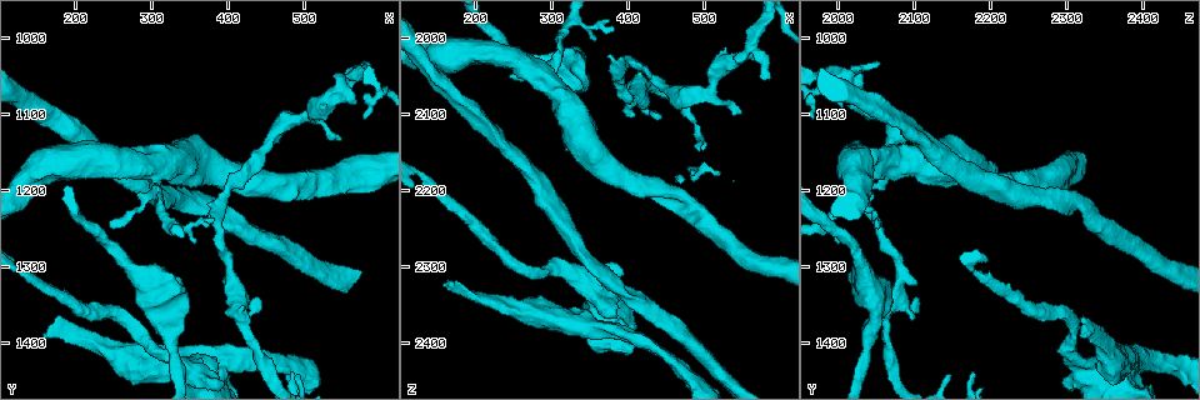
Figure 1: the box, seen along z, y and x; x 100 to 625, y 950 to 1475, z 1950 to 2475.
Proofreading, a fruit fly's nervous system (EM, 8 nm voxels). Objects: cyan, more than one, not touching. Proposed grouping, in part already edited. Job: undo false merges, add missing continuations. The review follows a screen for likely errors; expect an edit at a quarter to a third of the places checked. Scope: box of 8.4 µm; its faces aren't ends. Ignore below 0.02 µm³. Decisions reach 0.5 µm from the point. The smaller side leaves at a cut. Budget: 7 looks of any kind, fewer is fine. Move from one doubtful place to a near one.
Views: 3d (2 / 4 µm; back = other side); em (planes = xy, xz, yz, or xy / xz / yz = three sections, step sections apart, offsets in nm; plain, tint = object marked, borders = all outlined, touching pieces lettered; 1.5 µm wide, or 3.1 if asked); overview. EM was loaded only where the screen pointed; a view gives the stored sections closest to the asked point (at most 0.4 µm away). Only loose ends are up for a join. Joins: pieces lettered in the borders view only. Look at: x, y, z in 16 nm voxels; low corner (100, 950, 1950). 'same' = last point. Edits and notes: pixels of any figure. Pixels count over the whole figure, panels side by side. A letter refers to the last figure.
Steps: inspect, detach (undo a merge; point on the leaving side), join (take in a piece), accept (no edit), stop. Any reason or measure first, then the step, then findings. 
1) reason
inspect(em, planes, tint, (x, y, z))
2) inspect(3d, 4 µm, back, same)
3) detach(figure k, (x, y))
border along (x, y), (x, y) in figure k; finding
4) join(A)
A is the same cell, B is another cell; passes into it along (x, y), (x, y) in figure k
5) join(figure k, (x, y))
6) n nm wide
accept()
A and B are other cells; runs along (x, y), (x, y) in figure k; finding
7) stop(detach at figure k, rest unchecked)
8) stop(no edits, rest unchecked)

stops while still wide
inspect(3d, 4 µm, back, (345, 1365, 2045))

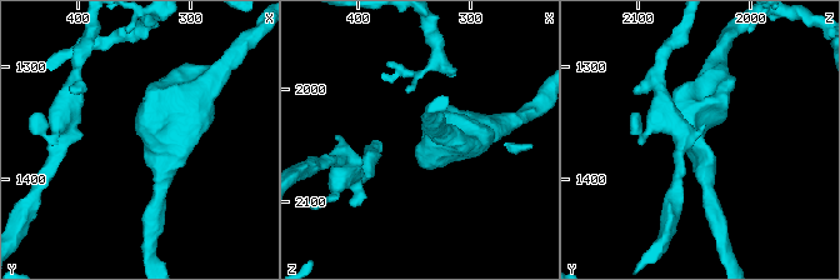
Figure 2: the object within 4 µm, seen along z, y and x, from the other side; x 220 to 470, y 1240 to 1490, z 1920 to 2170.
need the tissue
inspect(em, xz, step 8, tint, (344, 1364, 2048))

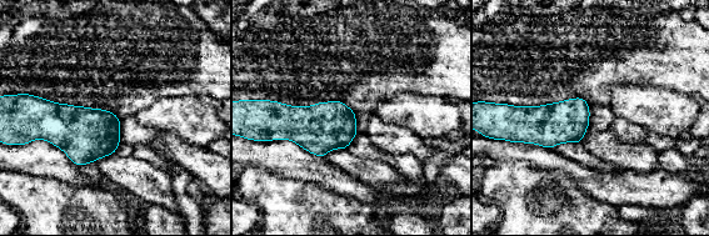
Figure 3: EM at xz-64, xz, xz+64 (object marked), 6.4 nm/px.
inspect(em, planes, borders, same)

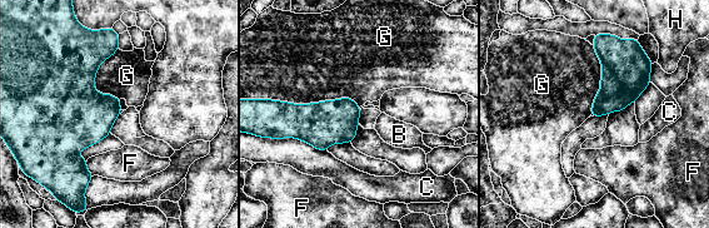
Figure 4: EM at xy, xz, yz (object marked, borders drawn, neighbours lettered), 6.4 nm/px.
accept()
B, C, F, G and H are other cells; border along (274, 99), (350, 98), (359, 107) in figure 4; none of them fits

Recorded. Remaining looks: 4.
inspect(em, planes, borders, (155, 1390, 2325))

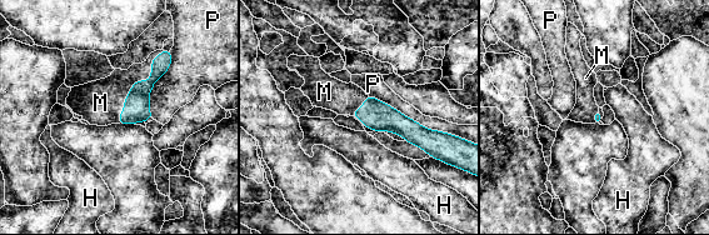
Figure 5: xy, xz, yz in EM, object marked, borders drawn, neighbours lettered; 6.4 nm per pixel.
join(M)
M is the same cell, H and P are other cells; passes into it along (136, 109), (136, 81), (103, 100) in figure 5; the neuron continues

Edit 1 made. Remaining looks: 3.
redraw
inspect(overview)

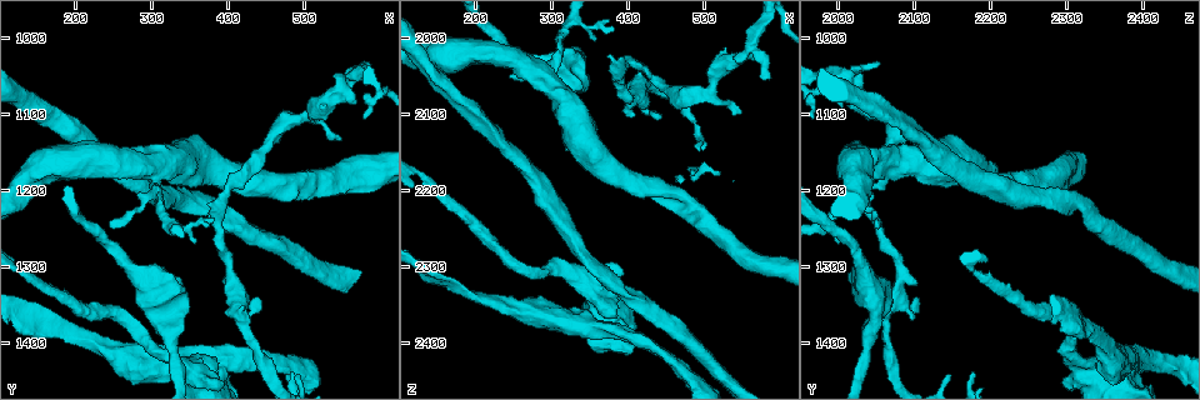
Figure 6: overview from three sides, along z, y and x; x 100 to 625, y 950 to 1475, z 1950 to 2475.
tapers out
inspect(em, planes, borders, (585, 1035, 2055))

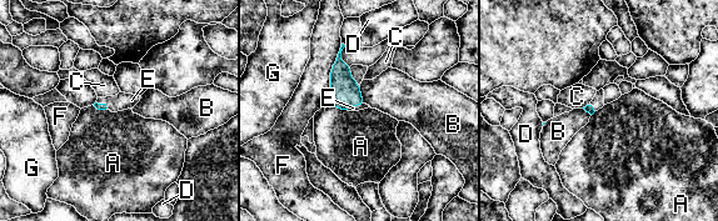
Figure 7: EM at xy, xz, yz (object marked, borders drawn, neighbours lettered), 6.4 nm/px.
join(E)
E is the same cell, A, B, C, D, F and G are other cells; passes into it along (105, 108), (104, 104), (121, 101) in figure 7; the neuron continues

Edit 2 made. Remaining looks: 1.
stop(join at figure 5, join at figure 7, rest unchecked)

